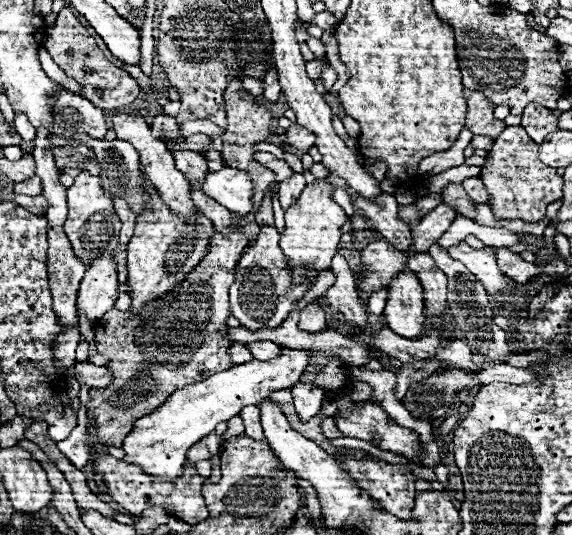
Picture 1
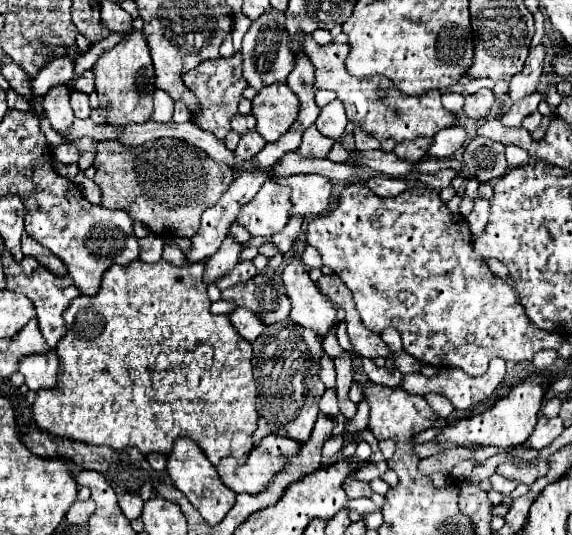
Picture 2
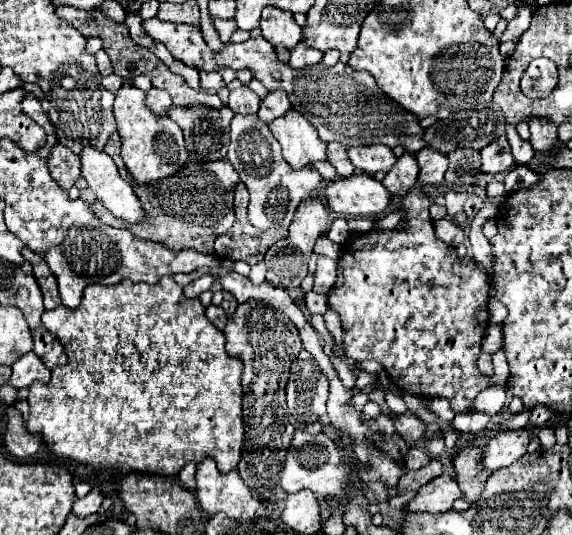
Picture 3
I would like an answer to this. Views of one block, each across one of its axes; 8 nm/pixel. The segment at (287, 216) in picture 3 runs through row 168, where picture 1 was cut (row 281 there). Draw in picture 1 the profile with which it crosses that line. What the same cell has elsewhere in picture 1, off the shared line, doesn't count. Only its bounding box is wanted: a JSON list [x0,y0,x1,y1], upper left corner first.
[230,226,316,330]

